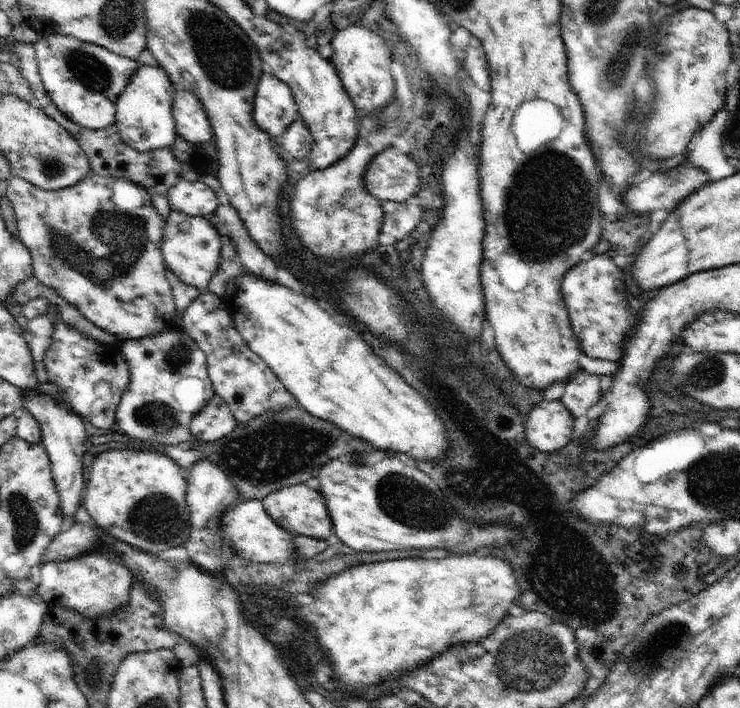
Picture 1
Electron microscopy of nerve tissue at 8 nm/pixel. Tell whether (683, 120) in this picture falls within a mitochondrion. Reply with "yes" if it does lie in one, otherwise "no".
no

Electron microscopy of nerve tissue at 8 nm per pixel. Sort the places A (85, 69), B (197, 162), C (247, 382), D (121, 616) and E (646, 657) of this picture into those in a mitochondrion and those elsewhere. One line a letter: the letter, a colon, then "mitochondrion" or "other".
A: mitochondrion
B: mitochondrion
C: other
D: mitochondrion
E: mitochondrion

